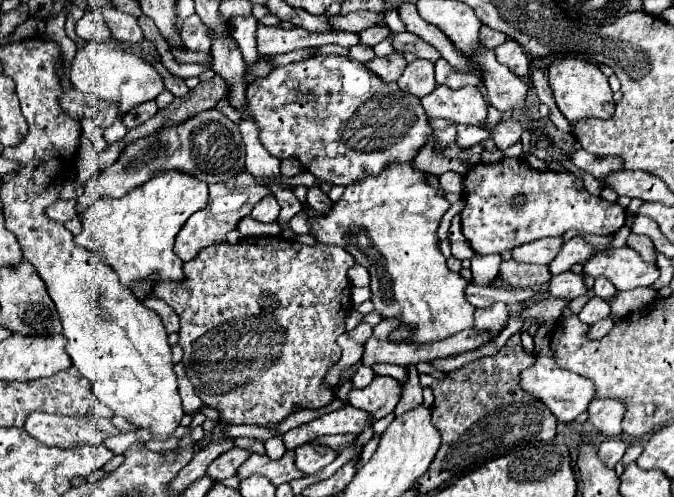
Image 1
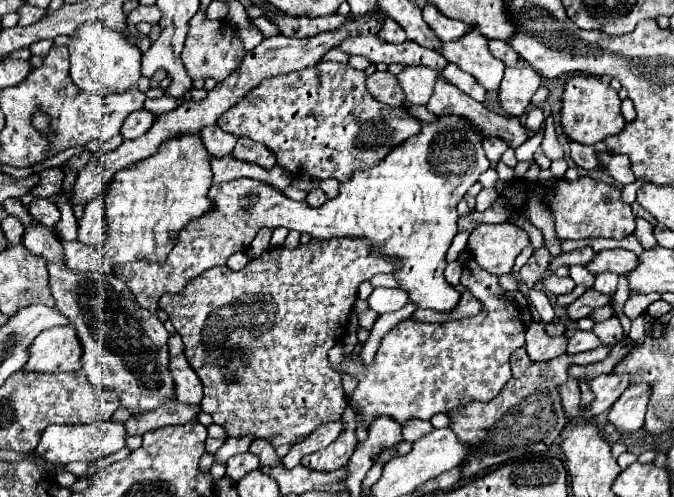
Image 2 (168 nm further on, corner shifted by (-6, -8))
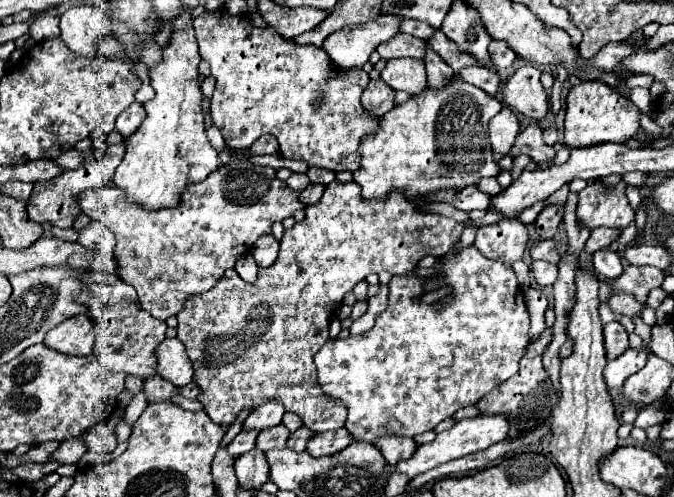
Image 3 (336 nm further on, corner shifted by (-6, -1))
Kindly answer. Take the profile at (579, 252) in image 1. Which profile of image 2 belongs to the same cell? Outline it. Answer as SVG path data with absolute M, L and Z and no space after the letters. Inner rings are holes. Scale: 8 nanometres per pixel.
M615 248L615 250L605 250L595 254L595 258L587 264L587 270L591 274L599 274L599 272L617 272L617 274L627 274L631 272L631 268L635 268L635 264L639 264L637 256L629 250L623 248Z

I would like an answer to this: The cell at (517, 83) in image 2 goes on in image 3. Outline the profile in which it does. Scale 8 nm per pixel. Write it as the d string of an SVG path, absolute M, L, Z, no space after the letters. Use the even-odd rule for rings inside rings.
M525 65L519 67L503 85L501 85L501 97L503 103L525 115L535 119L535 113L539 115L547 115L549 109L549 97L545 93L545 87L539 81L541 71L537 67Z

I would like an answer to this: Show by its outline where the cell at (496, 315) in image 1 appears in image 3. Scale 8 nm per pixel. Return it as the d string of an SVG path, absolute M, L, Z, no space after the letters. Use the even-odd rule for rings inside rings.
M469 247L469 249L463 249L461 253L457 255L447 255L445 257L445 283L453 287L453 293L455 293L455 301L447 307L441 307L441 305L423 305L417 301L417 297L423 293L423 279L415 275L415 271L411 273L405 273L405 275L395 275L389 283L389 307L387 311L383 311L381 315L377 315L375 319L375 327L363 335L349 335L347 339L337 339L337 341L329 341L317 355L315 355L315 365L317 365L317 373L319 373L319 383L323 385L323 391L331 397L331 399L341 399L347 409L349 409L349 415L347 415L347 421L345 421L345 427L349 429L349 433L357 439L357 441L375 441L377 437L381 435L387 435L387 433L399 433L399 435L405 435L405 437L413 437L413 435L419 435L419 433L425 433L425 431L431 431L437 423L441 423L443 419L451 417L457 409L461 407L469 407L469 405L475 405L483 395L491 393L495 387L499 387L501 383L505 383L509 377L513 377L519 369L519 359L523 355L523 349L529 345L529 313L527 313L527 307L525 307L525 299L523 299L523 293L519 291L519 285L517 285L517 277L511 269L511 265L503 265L499 261L491 261L487 257L483 257L477 247Z

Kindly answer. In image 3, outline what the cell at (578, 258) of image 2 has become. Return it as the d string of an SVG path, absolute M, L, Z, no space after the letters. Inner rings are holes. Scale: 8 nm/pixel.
M595 229L591 231L587 243L585 243L585 253L595 253L599 249L605 249L613 239L619 237L621 231L617 229Z

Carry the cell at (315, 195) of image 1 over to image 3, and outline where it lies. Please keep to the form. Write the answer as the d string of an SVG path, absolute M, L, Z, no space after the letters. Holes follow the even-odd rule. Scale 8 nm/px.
M311 183L305 191L301 191L299 199L301 199L305 205L311 205L311 203L317 203L317 201L321 199L323 191L325 191L325 185L321 185L321 183Z

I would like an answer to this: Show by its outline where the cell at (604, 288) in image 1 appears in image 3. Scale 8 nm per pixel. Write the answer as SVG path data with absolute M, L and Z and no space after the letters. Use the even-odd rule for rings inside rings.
M601 249L593 255L593 267L599 275L607 277L607 279L615 279L619 273L623 273L623 265L621 259L617 257L617 253Z

